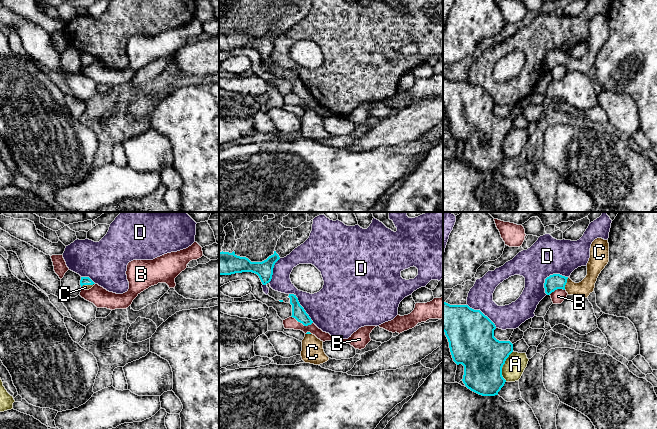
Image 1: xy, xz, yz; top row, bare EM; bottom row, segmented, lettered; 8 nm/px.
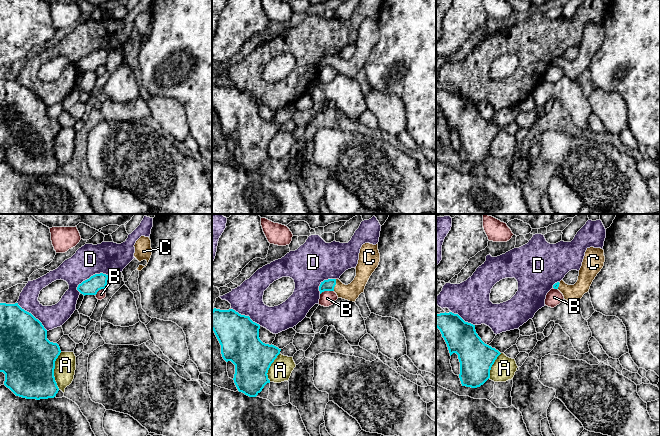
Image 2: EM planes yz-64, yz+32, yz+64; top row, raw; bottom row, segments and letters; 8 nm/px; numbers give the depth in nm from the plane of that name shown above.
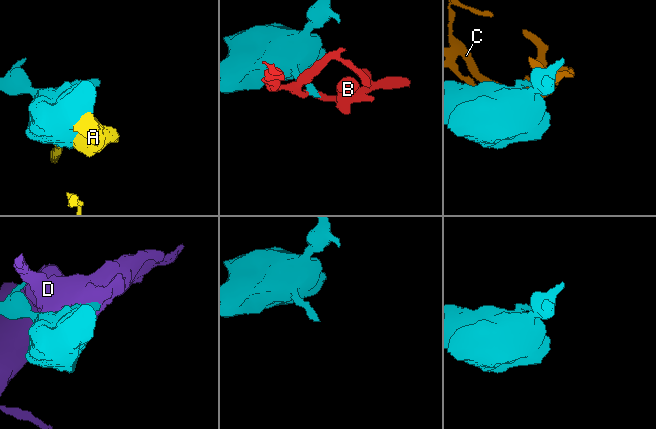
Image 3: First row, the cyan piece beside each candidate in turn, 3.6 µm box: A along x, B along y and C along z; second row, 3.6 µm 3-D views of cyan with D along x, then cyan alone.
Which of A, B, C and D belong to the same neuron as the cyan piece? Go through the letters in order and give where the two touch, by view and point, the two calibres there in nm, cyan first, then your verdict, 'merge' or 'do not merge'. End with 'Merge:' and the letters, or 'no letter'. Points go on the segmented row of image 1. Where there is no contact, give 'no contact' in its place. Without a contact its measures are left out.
A: meets cyan in yz at (502, 366); 360 nm thick on the cyan side, 170 nm on the other; do not merge
B: meets cyan in xz at (302, 323); 110 nm thick on the cyan side, 100 nm on the other; do not merge
C: meets cyan in yz at (565, 284); 130 nm thick on the cyan side, 120 nm on the other; merge
D: meets cyan in yz at (550, 275); 130 nm thick on the cyan side, 300 nm on the other; do not merge
Merge: C

